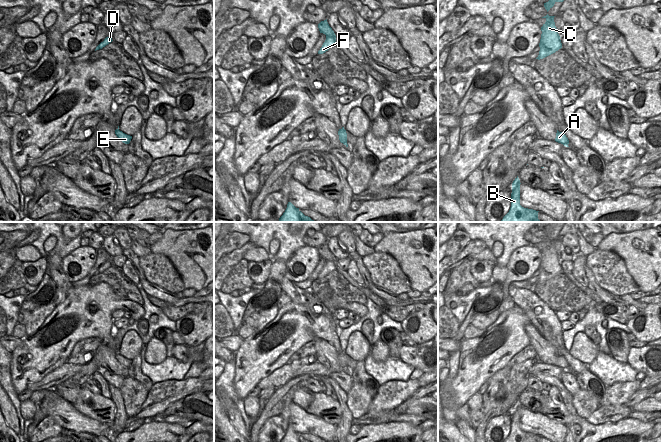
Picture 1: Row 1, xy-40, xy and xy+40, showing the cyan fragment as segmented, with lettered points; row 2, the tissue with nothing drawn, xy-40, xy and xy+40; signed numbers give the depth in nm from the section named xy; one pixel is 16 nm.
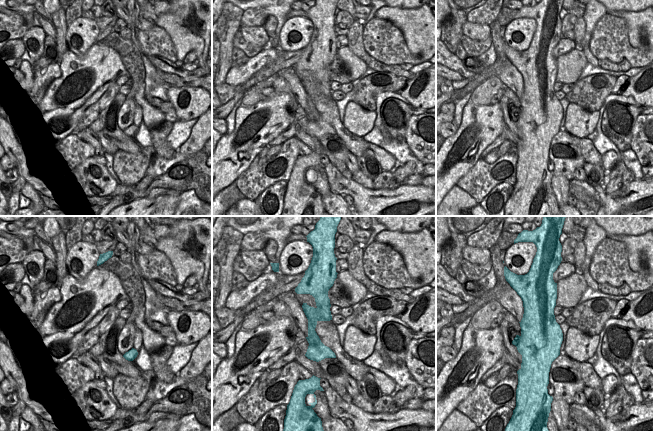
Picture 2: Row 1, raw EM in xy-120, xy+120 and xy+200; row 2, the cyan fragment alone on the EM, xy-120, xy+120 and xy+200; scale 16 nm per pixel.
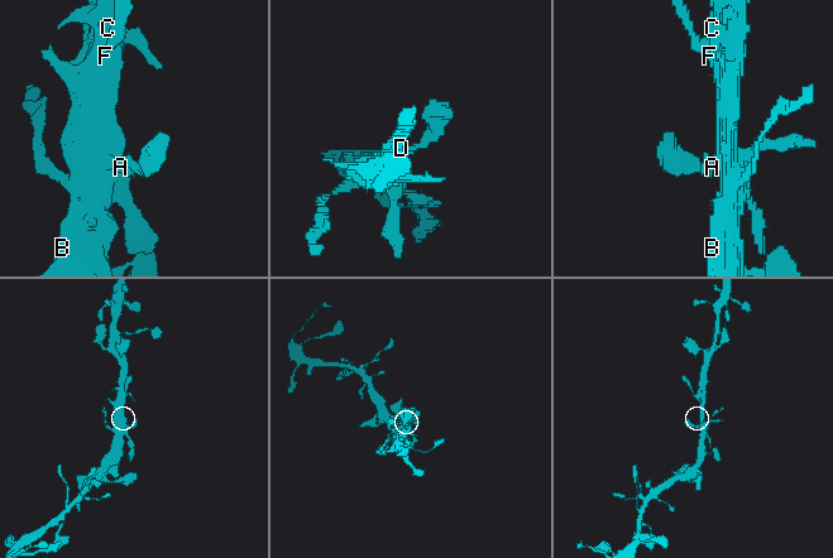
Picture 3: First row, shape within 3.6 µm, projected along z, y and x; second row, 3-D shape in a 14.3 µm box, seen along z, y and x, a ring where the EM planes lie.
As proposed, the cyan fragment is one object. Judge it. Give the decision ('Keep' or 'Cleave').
Keep

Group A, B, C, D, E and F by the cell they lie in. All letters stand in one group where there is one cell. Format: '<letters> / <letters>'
A B C D E F

